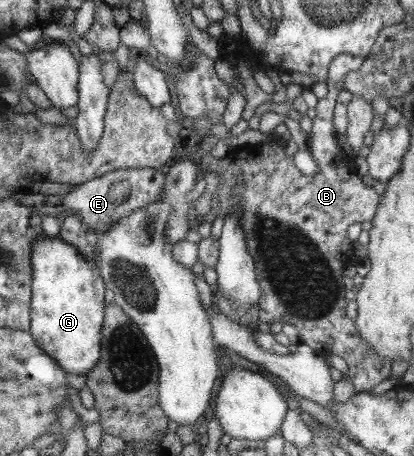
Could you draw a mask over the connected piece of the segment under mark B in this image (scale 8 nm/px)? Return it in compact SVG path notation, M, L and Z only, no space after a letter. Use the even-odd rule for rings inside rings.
M340 54L335 56L335 59L330 64L330 74L327 74L327 86L328 92L324 98L318 99L317 107L316 107L316 117L313 118L313 127L310 132L311 139L308 142L308 149L313 159L316 162L316 170L313 175L308 175L308 172L301 172L296 166L296 153L298 152L298 147L296 143L291 139L285 140L279 137L276 137L275 140L266 139L264 142L260 144L254 145L245 145L239 146L238 148L230 149L227 154L223 157L216 158L212 157L212 155L201 155L200 158L200 168L203 169L205 174L207 172L216 172L219 178L219 185L217 191L213 194L212 197L212 208L208 215L197 215L197 219L204 222L213 222L218 214L216 211L216 207L220 206L220 212L227 217L229 213L229 206L231 205L231 190L233 186L242 185L245 189L243 190L243 200L242 200L242 208L243 211L241 213L240 224L243 228L243 231L248 234L246 238L247 247L252 248L252 256L255 257L255 267L258 269L258 278L259 278L259 286L262 290L262 298L258 303L260 307L259 312L259 322L268 323L270 326L273 323L278 322L279 324L291 324L295 326L300 335L300 343L306 344L306 346L310 346L317 356L320 356L322 359L326 359L331 356L339 356L344 359L346 363L348 363L348 373L343 374L343 378L350 379L354 383L354 388L356 393L366 393L367 390L374 388L374 386L378 386L382 380L387 380L390 376L390 372L392 372L392 361L388 360L388 358L382 358L382 356L378 356L364 340L362 340L362 336L359 333L359 330L356 328L356 320L352 320L352 316L348 316L348 296L345 296L347 289L344 284L344 269L348 268L348 265L351 264L354 258L357 258L356 255L356 244L352 241L352 236L348 236L348 228L352 228L352 224L356 224L356 222L363 223L367 220L372 220L375 218L375 212L379 208L379 202L382 196L378 195L378 192L374 189L374 187L364 186L362 182L362 178L364 176L360 176L360 168L356 166L355 158L354 160L349 158L349 154L344 152L343 145L340 144L340 133L336 130L334 118L336 112L336 105L340 104L340 90L343 90L342 84L344 84L344 76L348 74L350 71L358 70L363 65L365 59L358 56L352 56L349 54Z

